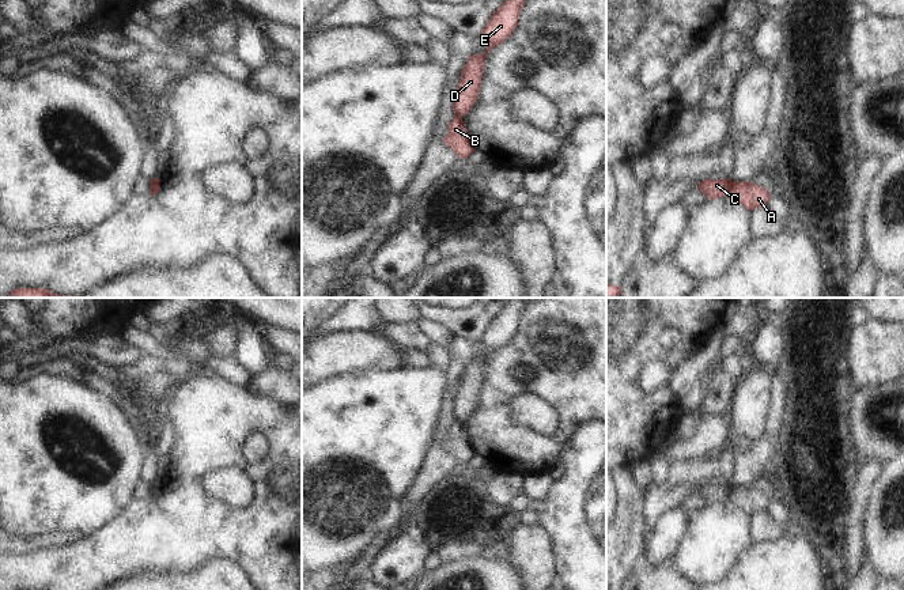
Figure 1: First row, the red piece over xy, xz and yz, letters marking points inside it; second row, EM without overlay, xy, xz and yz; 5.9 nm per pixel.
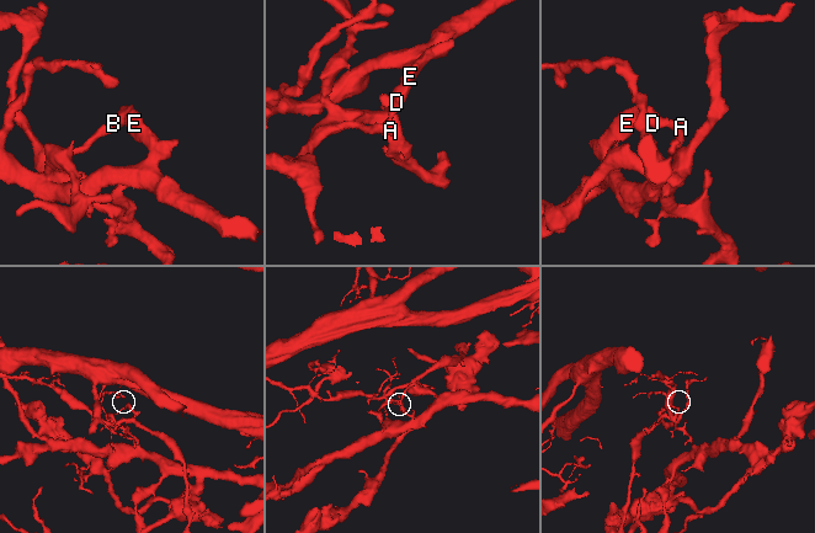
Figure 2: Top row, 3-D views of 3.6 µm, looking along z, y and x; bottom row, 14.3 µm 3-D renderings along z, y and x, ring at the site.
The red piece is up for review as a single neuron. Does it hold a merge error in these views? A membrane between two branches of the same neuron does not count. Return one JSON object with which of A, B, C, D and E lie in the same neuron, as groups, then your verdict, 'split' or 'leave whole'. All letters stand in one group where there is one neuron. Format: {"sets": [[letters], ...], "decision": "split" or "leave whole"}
{"sets": [["A", "B"], ["C", "D", "E"]], "decision": "split"}

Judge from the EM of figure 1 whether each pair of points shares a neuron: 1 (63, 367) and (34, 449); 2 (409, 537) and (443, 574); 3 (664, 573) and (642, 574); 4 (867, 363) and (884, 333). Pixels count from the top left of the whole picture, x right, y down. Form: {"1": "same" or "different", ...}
{"1": "different", "2": "different", "3": "same", "4": "same"}

